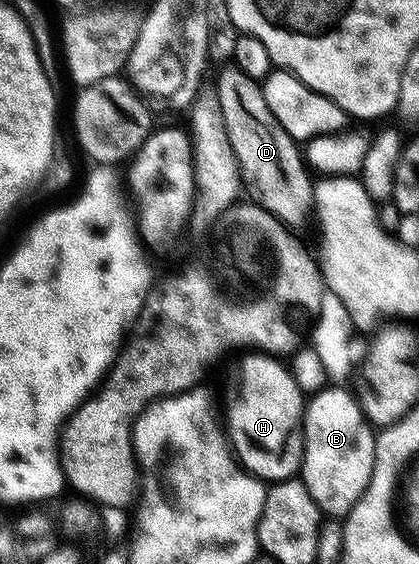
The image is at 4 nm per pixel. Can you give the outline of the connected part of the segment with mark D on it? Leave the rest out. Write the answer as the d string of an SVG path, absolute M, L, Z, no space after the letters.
M228 65L215 83L215 99L246 193L248 191L258 206L264 207L284 226L297 229L313 215L313 175L301 154L300 144L291 139L289 133L281 129L277 117L273 117L260 80L241 73L237 66Z

